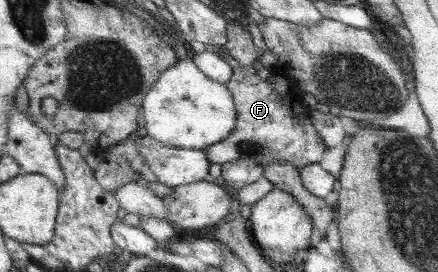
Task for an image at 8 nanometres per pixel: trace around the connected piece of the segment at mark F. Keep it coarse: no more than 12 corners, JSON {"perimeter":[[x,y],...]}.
{"perimeter":[[221,47],[238,108],[211,163],[320,163],[328,141],[301,96],[284,98]]}

